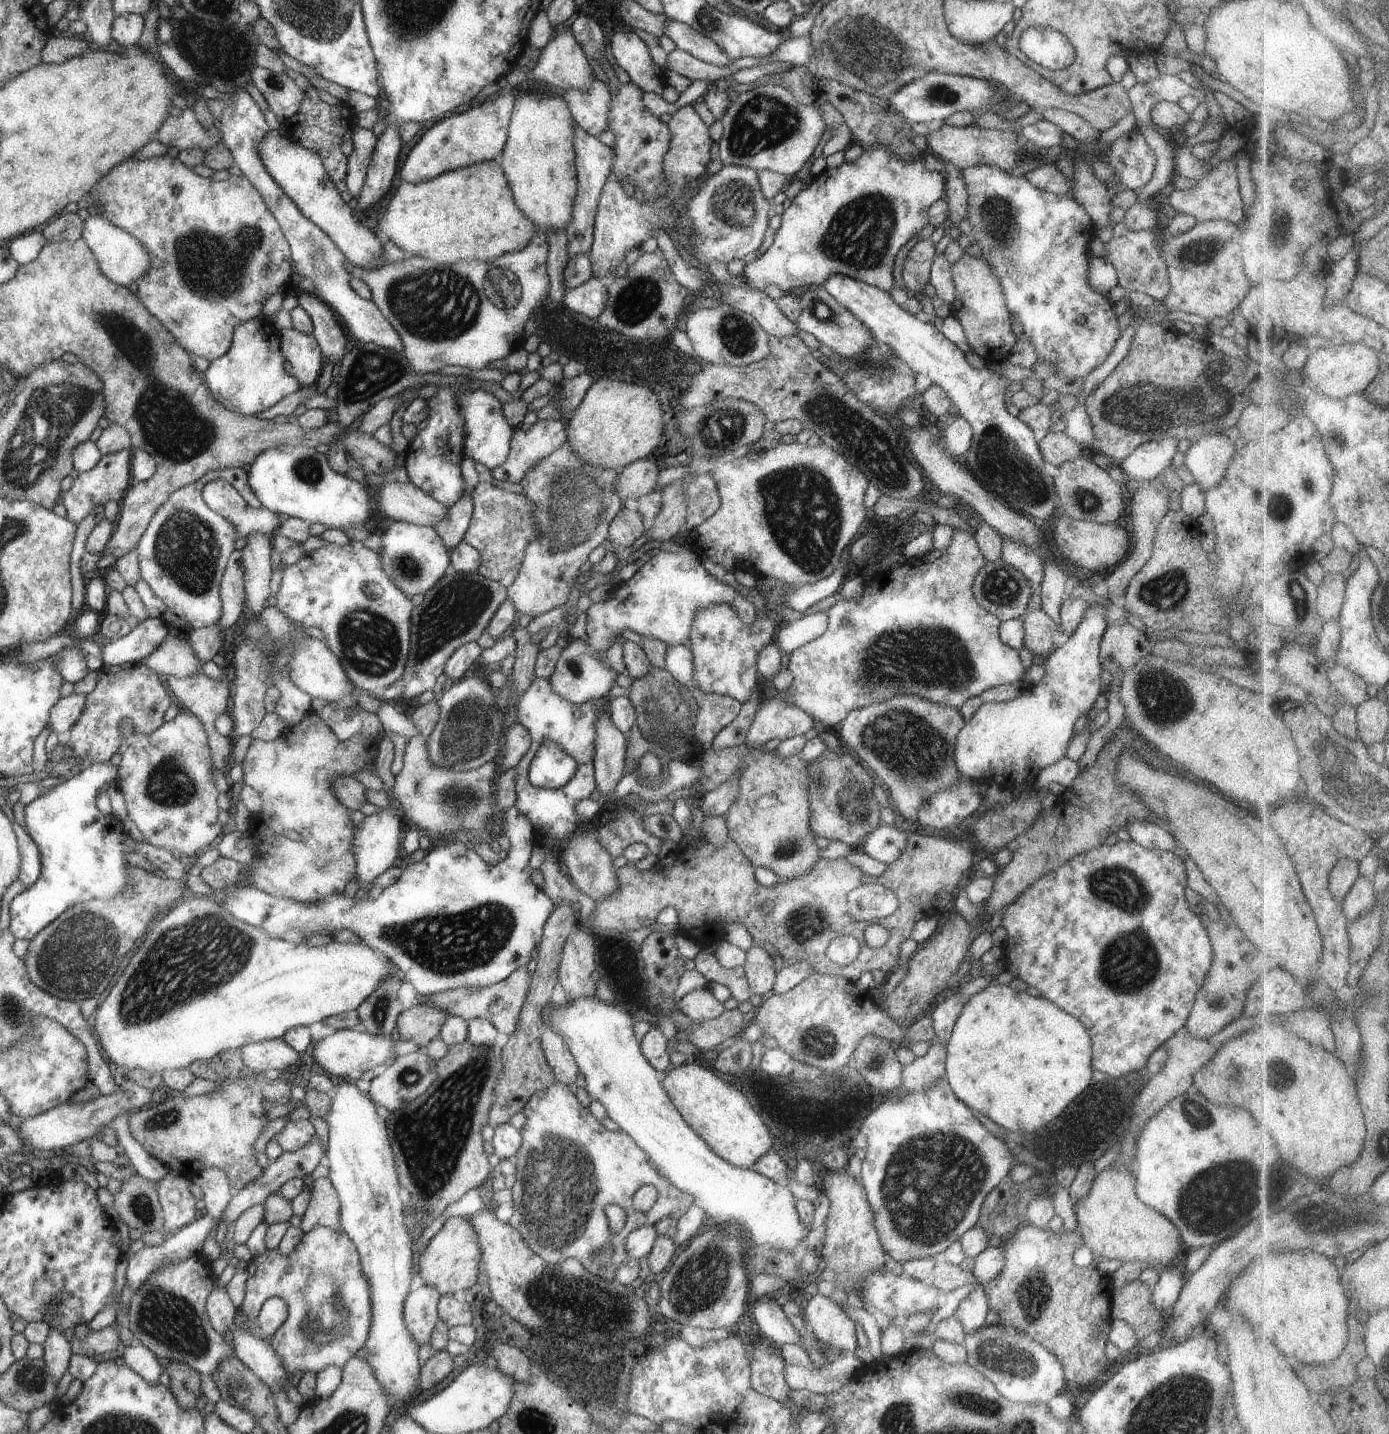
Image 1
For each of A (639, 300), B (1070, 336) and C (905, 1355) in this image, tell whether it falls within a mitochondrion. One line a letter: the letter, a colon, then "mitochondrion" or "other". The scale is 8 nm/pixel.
A: mitochondrion
B: other
C: other

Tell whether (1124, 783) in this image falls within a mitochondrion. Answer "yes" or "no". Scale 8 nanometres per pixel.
no

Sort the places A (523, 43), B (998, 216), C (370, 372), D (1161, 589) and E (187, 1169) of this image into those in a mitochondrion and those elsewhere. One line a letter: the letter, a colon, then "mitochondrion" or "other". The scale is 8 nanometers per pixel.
A: other
B: mitochondrion
C: mitochondrion
D: mitochondrion
E: other

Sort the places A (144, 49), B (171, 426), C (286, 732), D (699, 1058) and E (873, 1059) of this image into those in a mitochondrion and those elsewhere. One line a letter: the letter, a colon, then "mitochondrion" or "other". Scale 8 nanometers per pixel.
A: other
B: mitochondrion
C: other
D: other
E: mitochondrion

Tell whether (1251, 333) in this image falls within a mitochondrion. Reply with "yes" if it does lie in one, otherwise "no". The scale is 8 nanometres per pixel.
no

